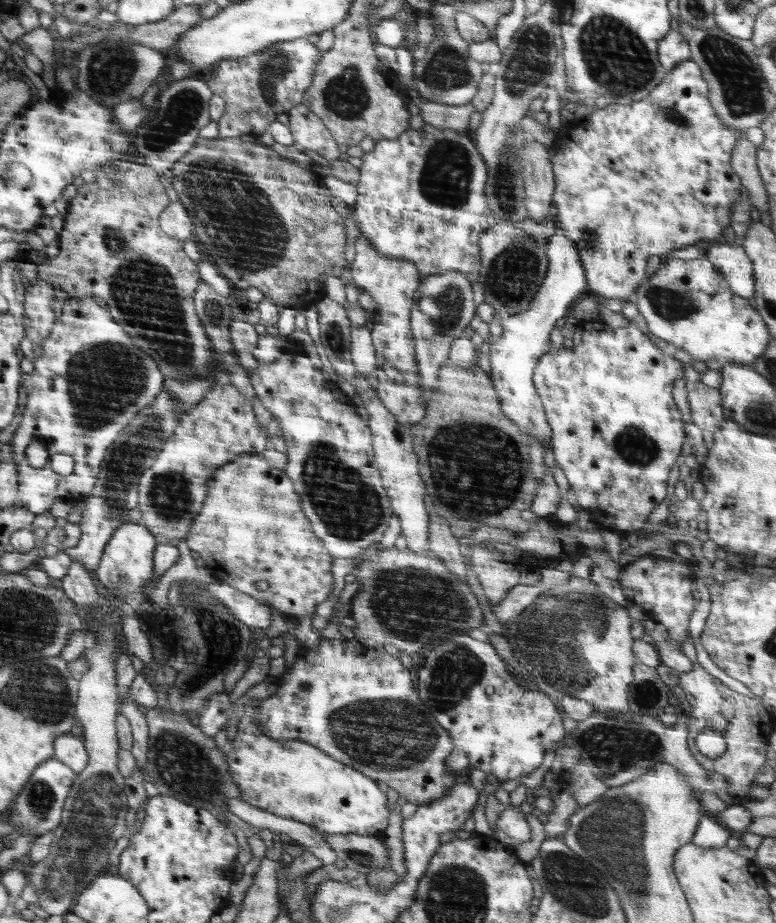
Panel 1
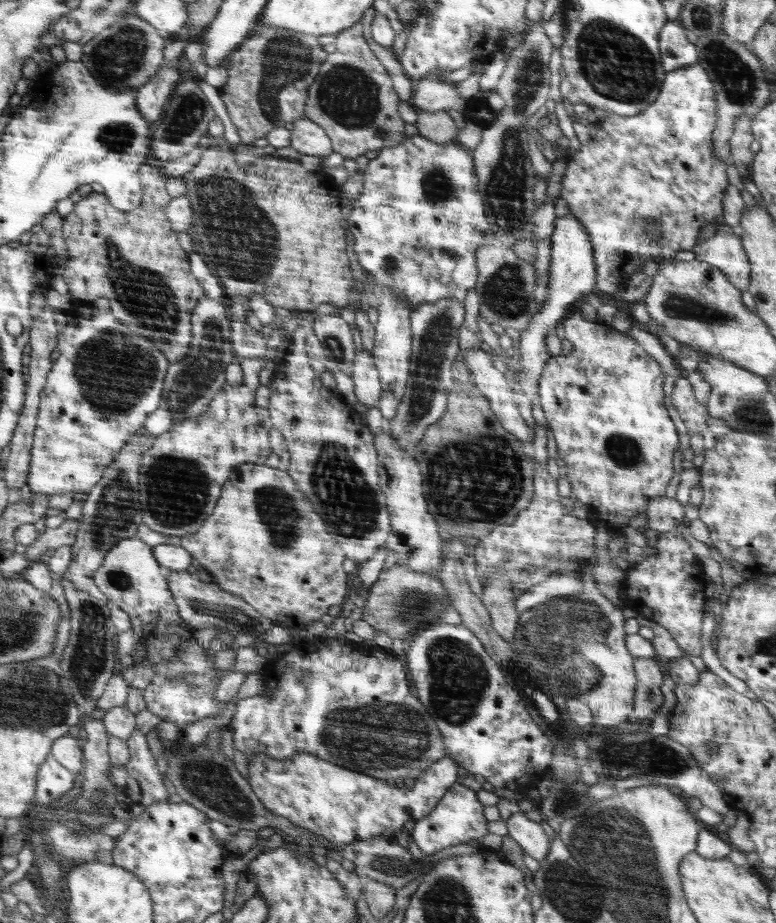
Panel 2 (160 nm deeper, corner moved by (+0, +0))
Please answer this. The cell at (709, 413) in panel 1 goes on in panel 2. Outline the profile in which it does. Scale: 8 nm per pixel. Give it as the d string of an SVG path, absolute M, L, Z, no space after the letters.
M686 376L675 380L671 400L688 429L690 446L695 456L703 453L705 451L703 431L708 430L706 422L708 412L707 408L696 400L692 385Z

